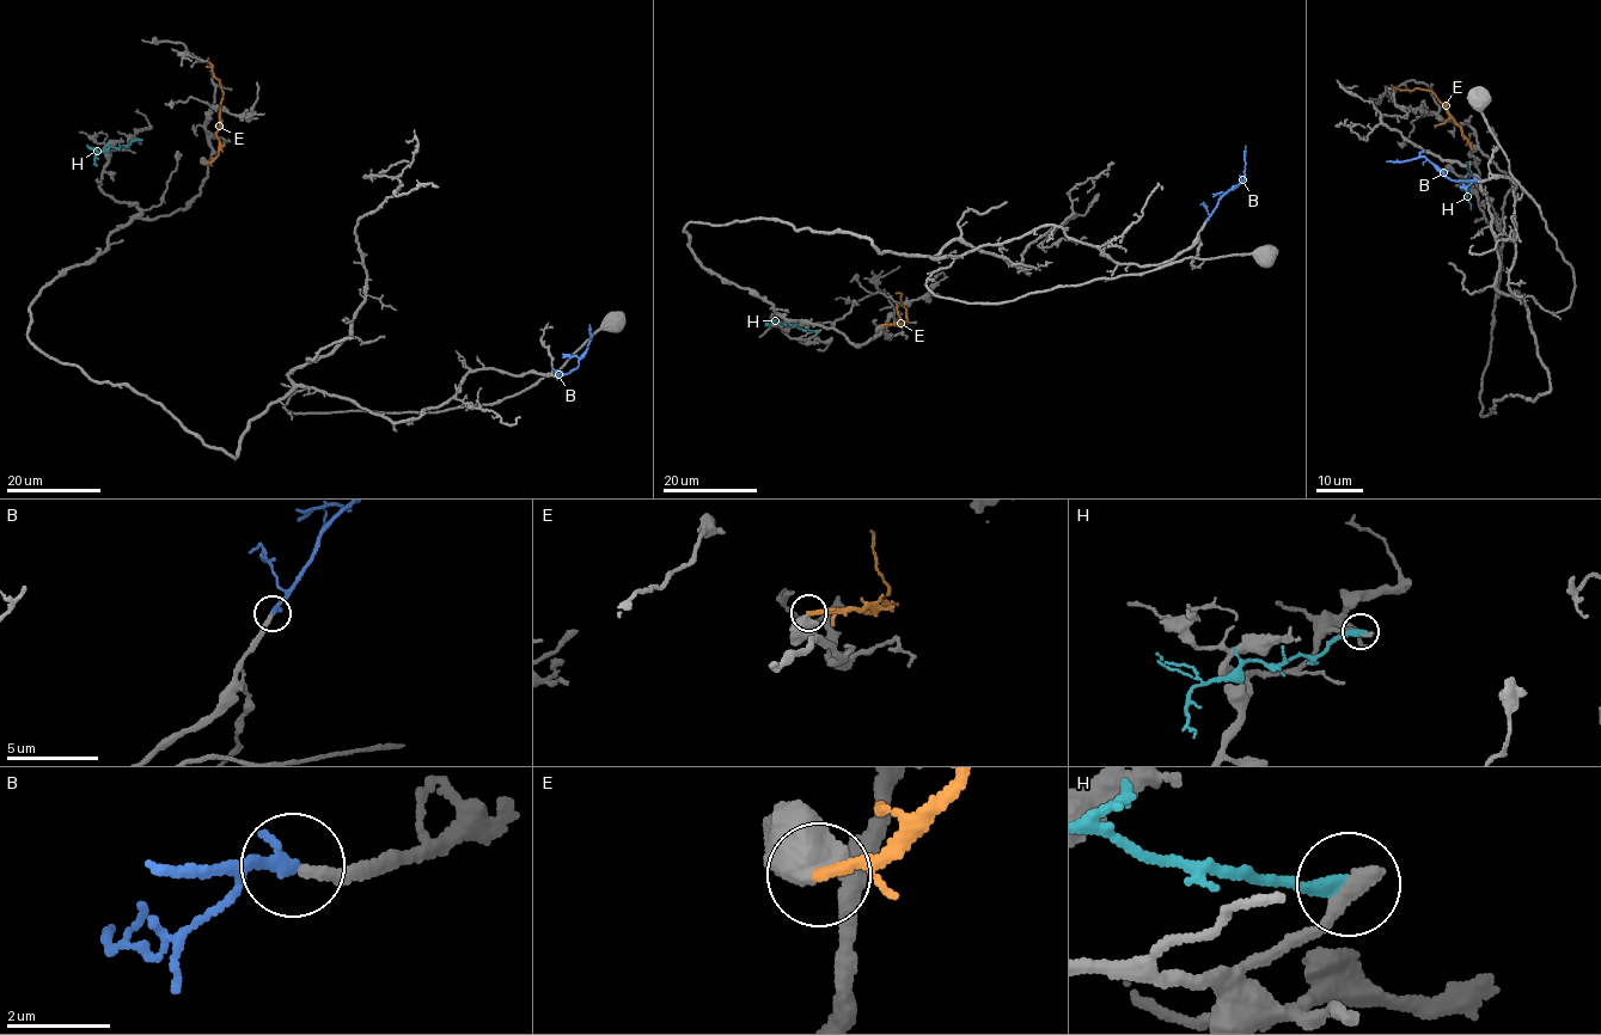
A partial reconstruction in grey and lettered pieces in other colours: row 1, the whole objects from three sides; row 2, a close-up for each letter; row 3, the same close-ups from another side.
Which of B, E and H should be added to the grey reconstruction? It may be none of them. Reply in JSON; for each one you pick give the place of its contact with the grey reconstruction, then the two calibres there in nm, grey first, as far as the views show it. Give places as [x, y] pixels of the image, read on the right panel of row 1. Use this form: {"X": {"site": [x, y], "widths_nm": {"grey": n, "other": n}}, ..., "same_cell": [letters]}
{"B": {"site": [1477, 181], "widths_nm": {"grey": 240, "other": 240}}, "same_cell": ["B"]}

